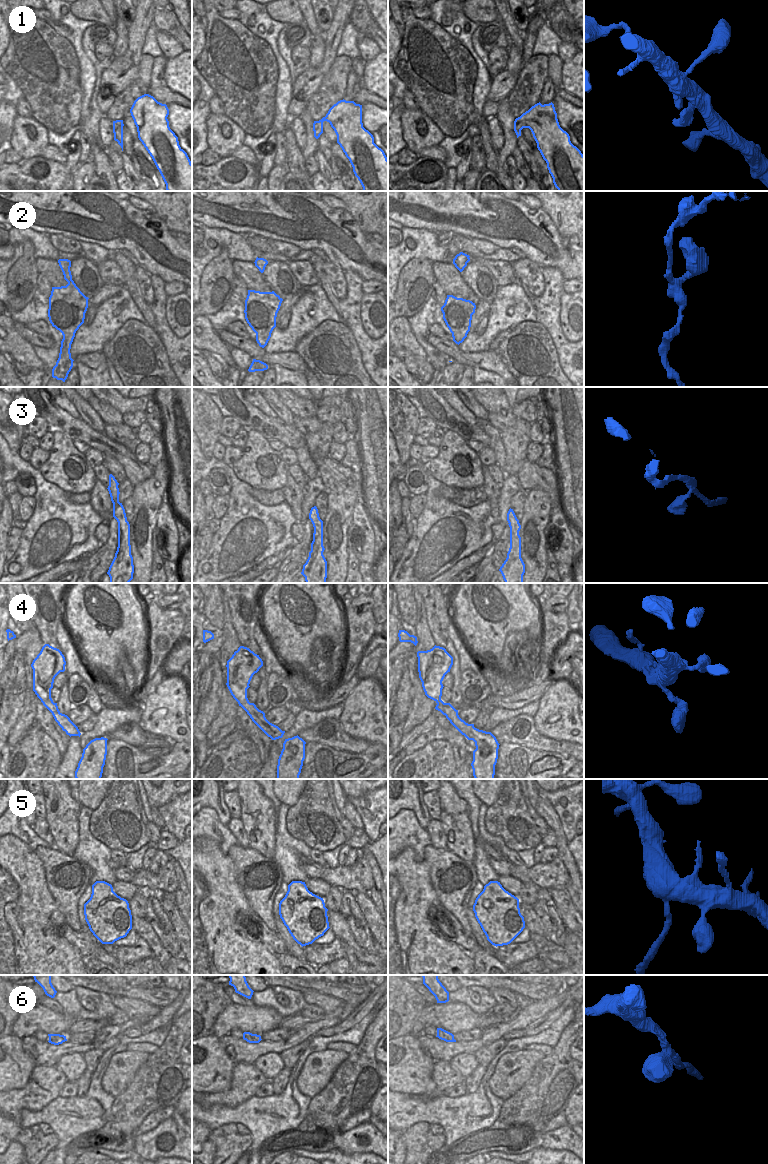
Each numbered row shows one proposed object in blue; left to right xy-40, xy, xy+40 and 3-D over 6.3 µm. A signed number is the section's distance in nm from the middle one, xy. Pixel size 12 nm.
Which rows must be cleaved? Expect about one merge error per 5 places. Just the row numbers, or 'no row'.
no row

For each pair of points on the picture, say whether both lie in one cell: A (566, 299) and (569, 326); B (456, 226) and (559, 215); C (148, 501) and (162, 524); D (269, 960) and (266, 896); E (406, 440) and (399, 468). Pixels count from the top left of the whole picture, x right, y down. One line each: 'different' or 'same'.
A: same
B: different
C: different
D: different
E: different

